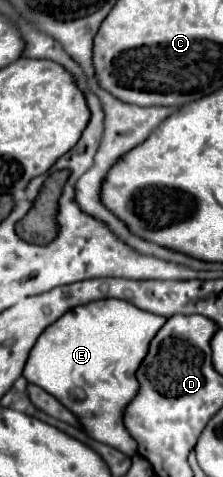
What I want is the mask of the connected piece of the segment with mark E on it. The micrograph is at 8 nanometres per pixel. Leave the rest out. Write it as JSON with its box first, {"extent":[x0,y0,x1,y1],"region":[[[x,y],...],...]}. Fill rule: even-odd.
{"extent":[24,300,166,456],"region":[[[98,300],[98,302],[76,306],[74,310],[66,312],[58,322],[54,322],[40,334],[24,366],[24,378],[30,384],[36,384],[48,394],[52,394],[64,408],[68,408],[82,424],[82,430],[90,434],[90,438],[98,442],[106,442],[108,446],[114,446],[116,450],[134,456],[136,442],[126,432],[122,416],[124,416],[124,408],[140,390],[140,384],[136,380],[136,370],[148,352],[150,340],[156,336],[156,332],[162,328],[164,322],[166,318],[138,310],[126,300]]]}

